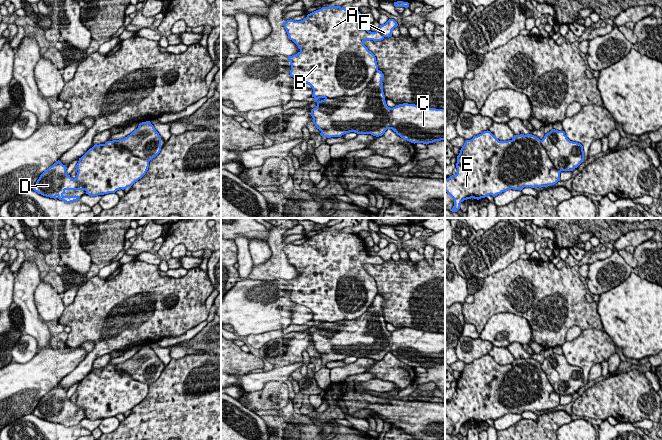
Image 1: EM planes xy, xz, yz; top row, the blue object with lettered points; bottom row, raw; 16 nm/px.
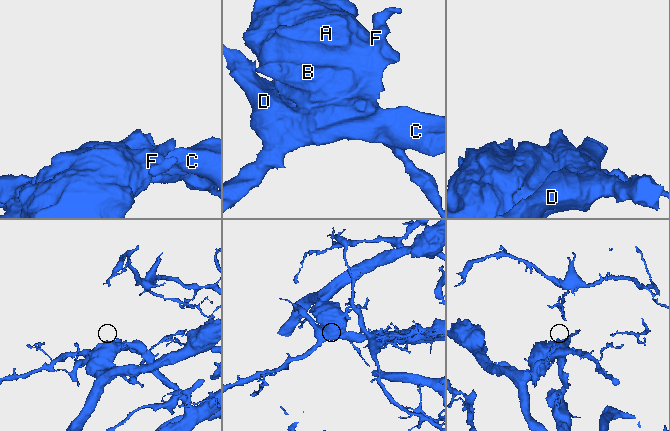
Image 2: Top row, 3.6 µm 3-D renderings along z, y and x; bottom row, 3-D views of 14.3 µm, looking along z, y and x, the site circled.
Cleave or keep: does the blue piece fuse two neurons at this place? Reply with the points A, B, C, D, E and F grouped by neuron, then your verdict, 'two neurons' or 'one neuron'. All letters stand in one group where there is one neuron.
A B E / C D F; two neurons

